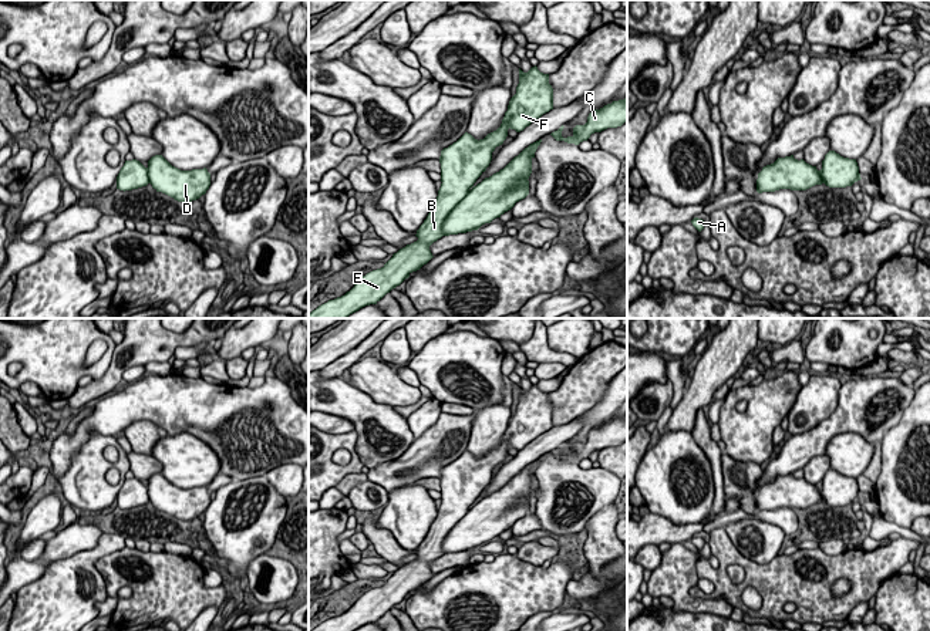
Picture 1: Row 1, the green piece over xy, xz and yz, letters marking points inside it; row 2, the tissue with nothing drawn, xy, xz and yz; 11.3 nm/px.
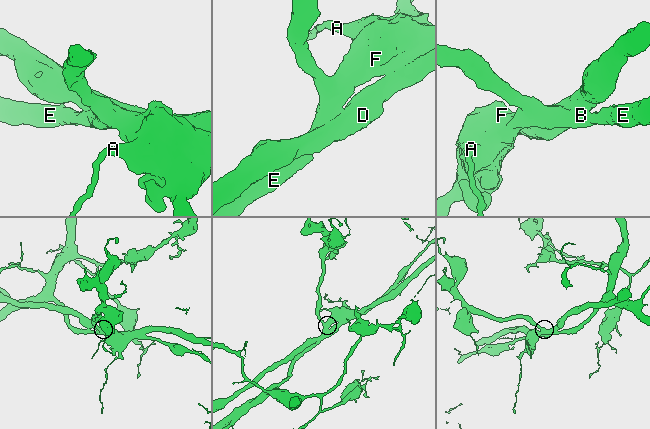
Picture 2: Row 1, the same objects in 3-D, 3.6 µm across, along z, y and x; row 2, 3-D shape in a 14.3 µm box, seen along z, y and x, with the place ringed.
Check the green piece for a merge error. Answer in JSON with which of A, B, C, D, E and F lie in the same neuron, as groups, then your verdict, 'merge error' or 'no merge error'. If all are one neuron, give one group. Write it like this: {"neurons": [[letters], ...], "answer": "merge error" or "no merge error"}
{"neurons": [["A", "B", "E", "F"], ["C", "D"]], "answer": "merge error"}

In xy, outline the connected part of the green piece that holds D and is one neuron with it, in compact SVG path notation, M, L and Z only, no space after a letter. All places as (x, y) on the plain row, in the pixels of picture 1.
M162 473L152 475L146 487L152 506L178 520L196 519L210 505L210 492L206 486L181 489L172 485Z

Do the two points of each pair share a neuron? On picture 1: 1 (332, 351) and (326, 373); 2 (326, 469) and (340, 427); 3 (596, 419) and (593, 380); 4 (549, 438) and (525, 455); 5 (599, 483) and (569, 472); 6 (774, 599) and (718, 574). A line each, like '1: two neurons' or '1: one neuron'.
1: two neurons
2: two neurons
3: two neurons
4: one neuron
5: one neuron
6: one neuron

